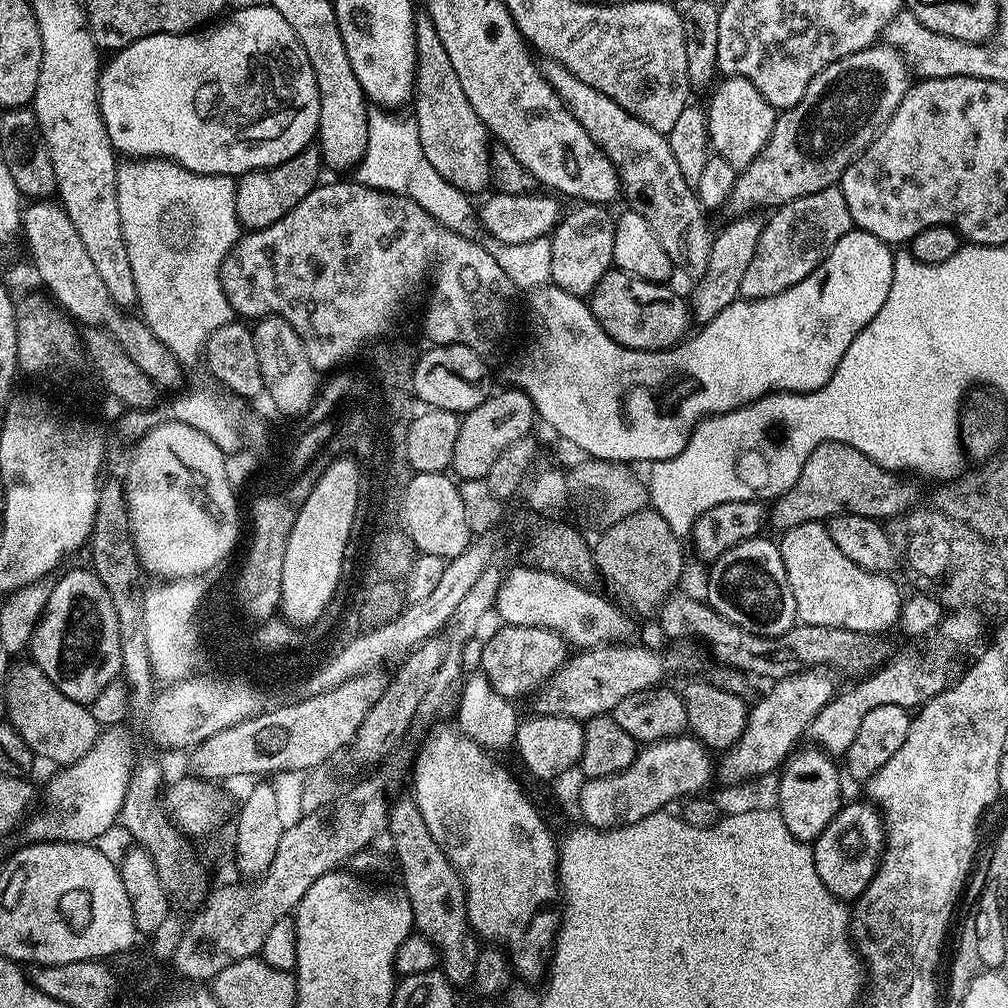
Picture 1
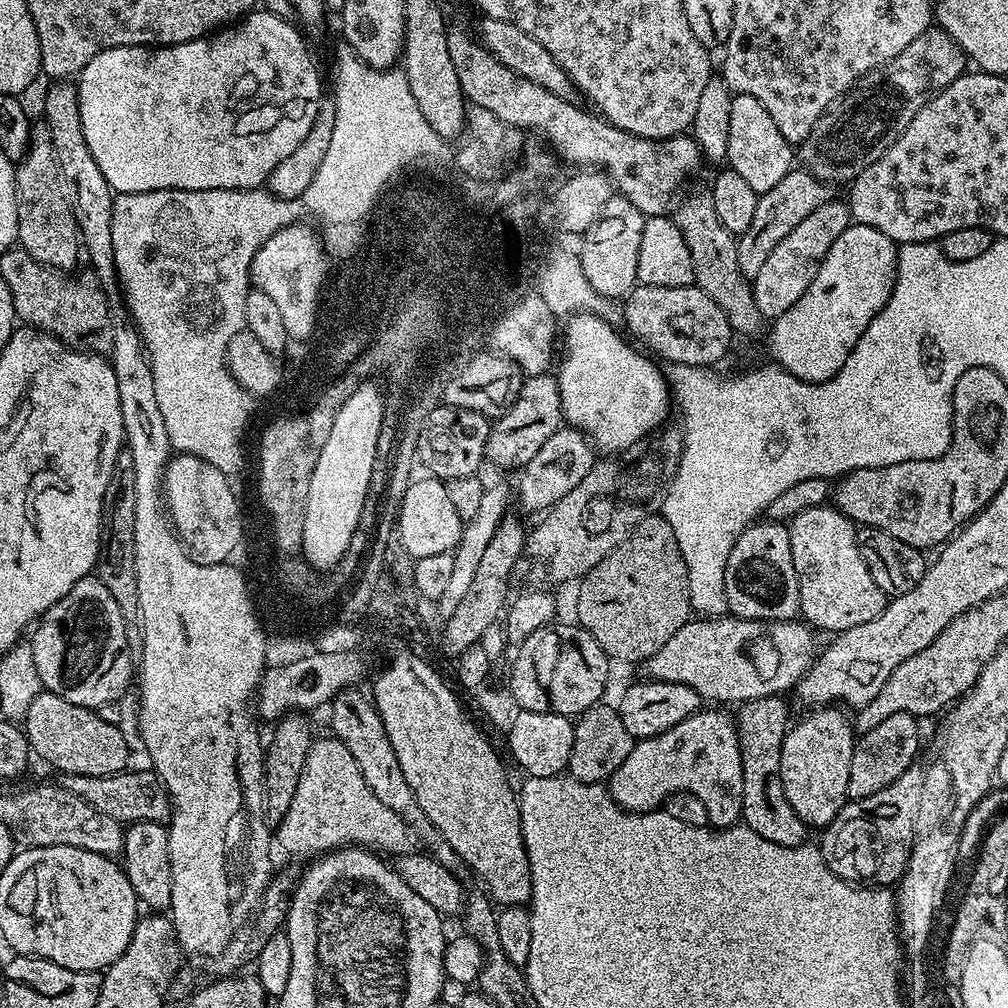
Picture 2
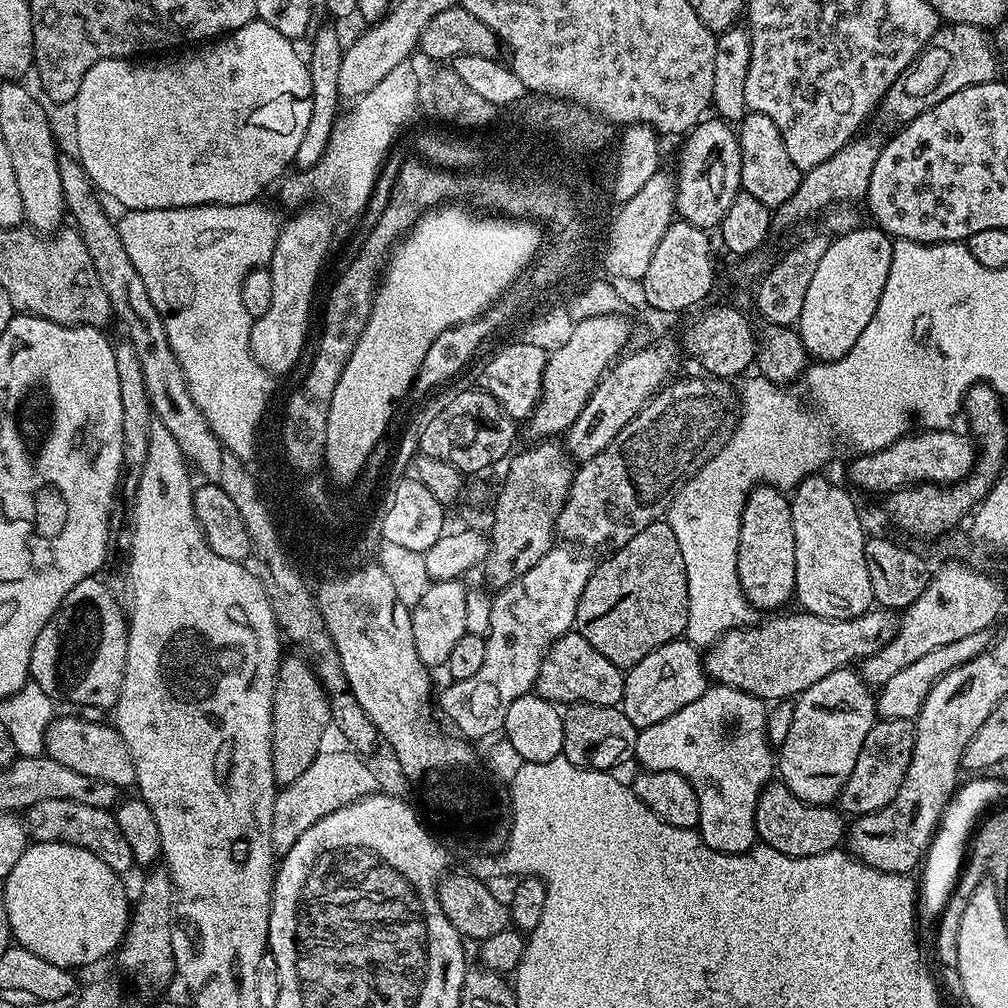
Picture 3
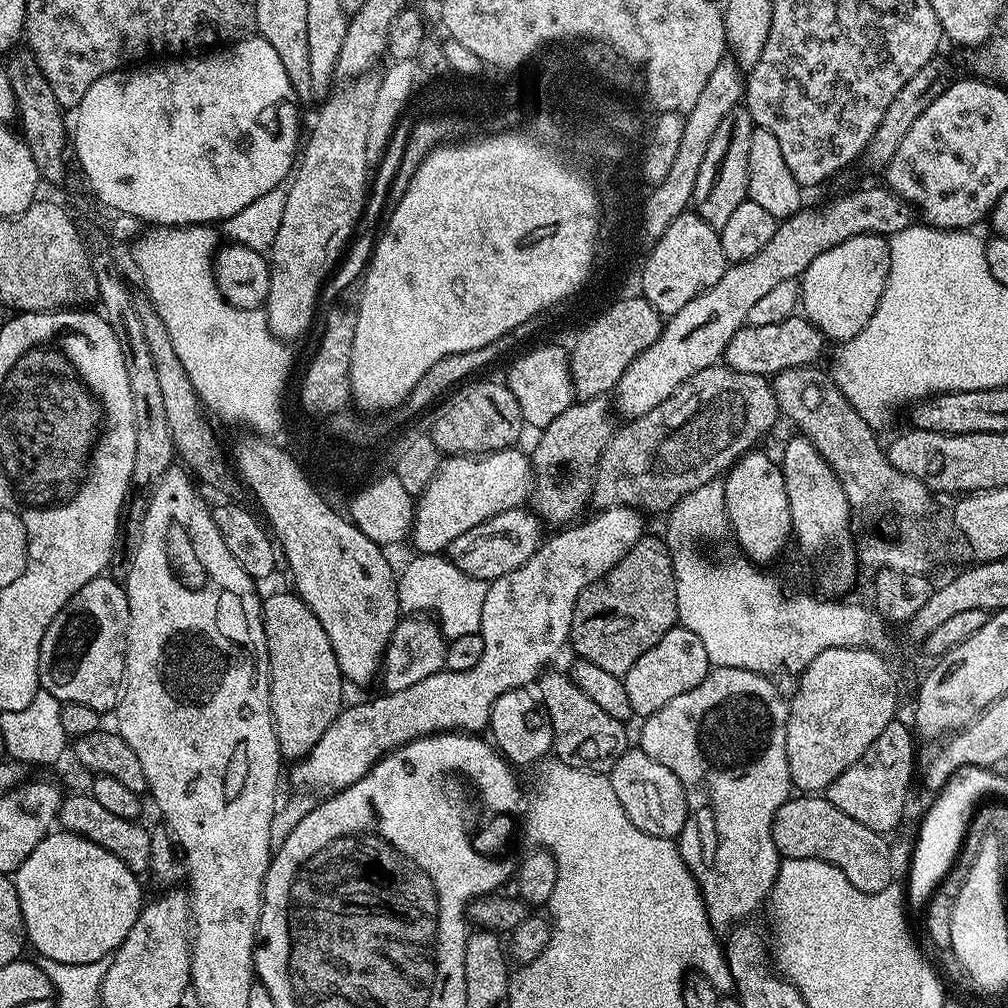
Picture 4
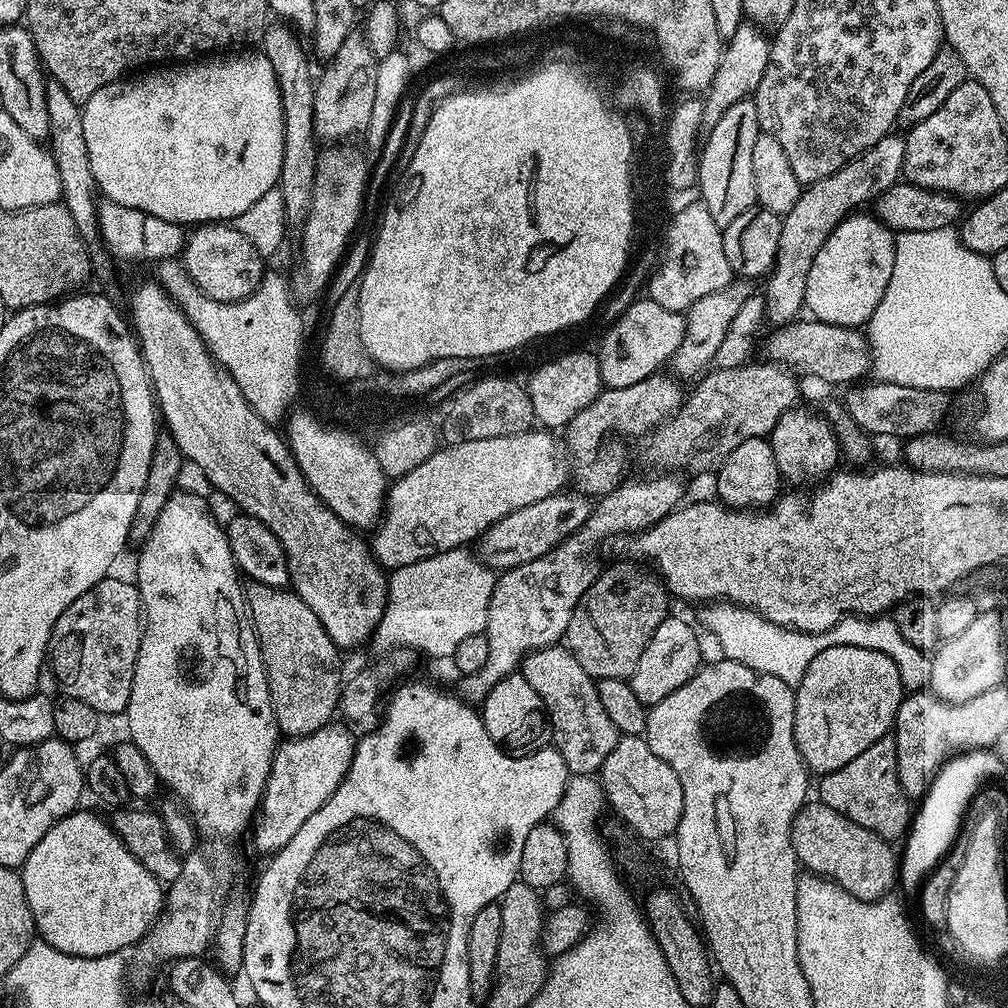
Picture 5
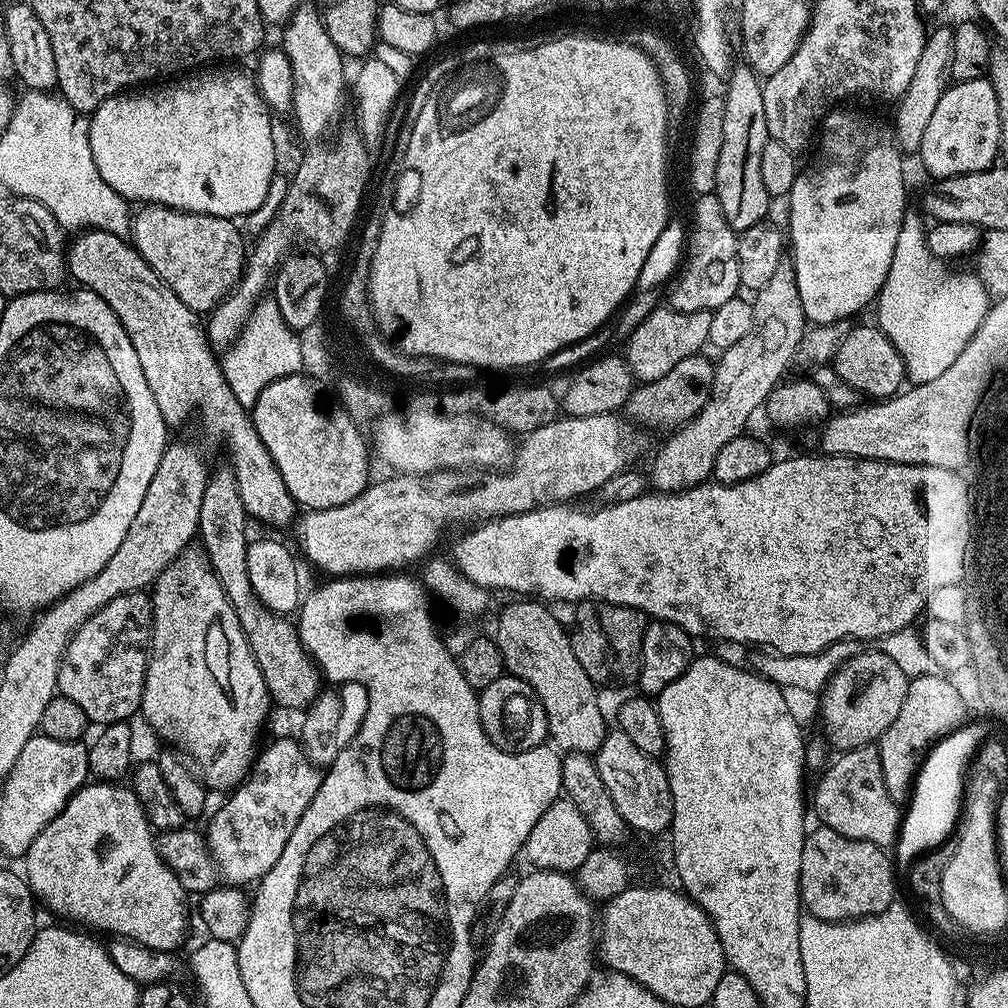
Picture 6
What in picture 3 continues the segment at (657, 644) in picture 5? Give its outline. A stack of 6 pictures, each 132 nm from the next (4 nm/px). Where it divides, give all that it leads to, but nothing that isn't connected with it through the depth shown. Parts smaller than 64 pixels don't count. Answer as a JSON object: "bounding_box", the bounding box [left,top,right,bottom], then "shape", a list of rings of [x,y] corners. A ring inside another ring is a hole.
{"bounding_box":[619,638,710,730],"shape":[[[681,638],[658,646],[658,650],[646,654],[646,658],[642,658],[624,672],[624,696],[619,702],[619,707],[626,714],[626,718],[630,718],[630,722],[637,730],[646,726],[654,726],[654,722],[662,722],[662,718],[670,718],[670,714],[678,714],[678,710],[682,710],[682,706],[690,706],[690,702],[702,698],[702,694],[710,687],[701,657],[695,656],[691,646],[685,642],[687,641]]]}

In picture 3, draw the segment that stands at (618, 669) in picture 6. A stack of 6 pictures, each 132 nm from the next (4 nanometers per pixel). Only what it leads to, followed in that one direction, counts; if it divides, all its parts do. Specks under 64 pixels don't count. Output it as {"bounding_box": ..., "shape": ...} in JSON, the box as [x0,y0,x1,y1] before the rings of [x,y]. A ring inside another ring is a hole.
{"bounding_box":[575,519,688,670],"shape":[[[663,519],[646,526],[634,538],[619,545],[613,556],[608,556],[593,567],[576,607],[575,631],[580,632],[598,654],[622,670],[637,664],[646,654],[658,650],[658,646],[679,640],[688,626],[688,579],[684,549],[676,529]]]}

